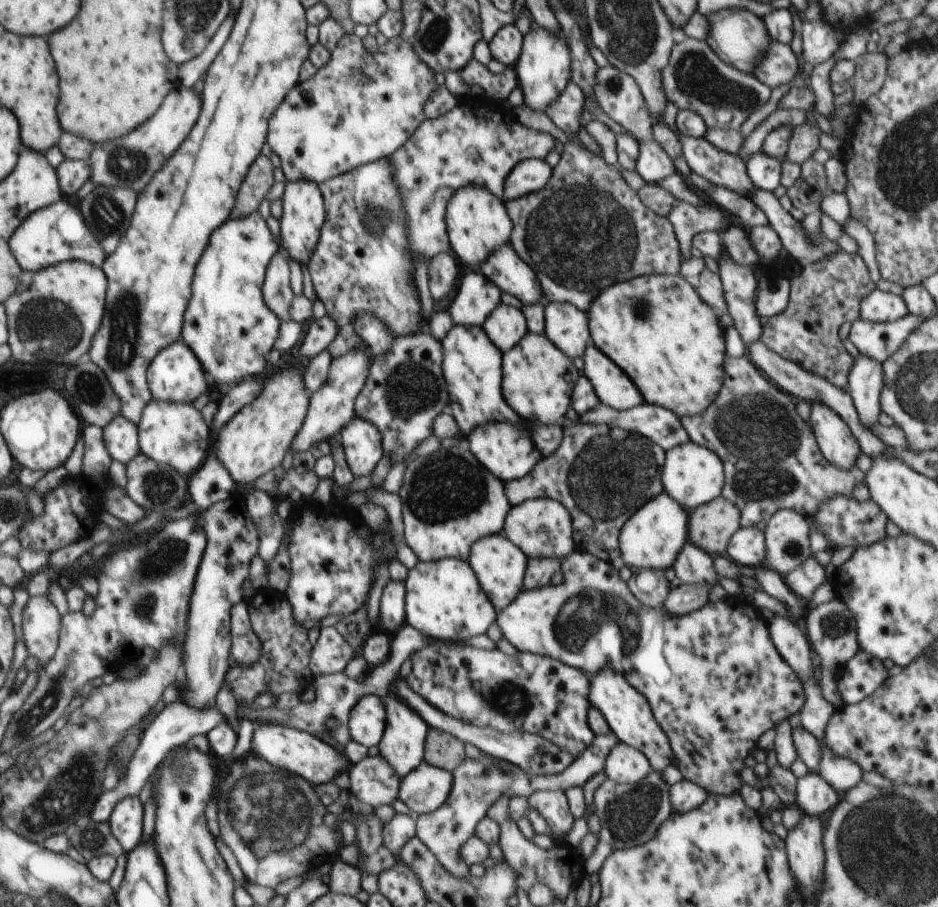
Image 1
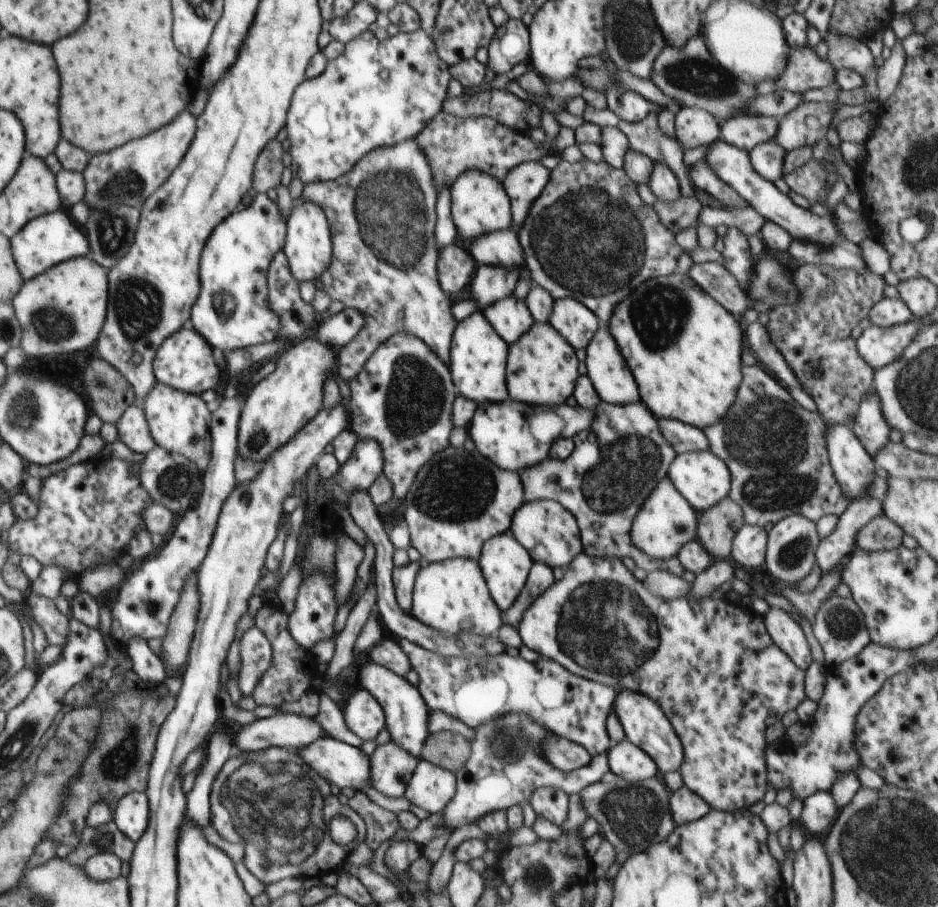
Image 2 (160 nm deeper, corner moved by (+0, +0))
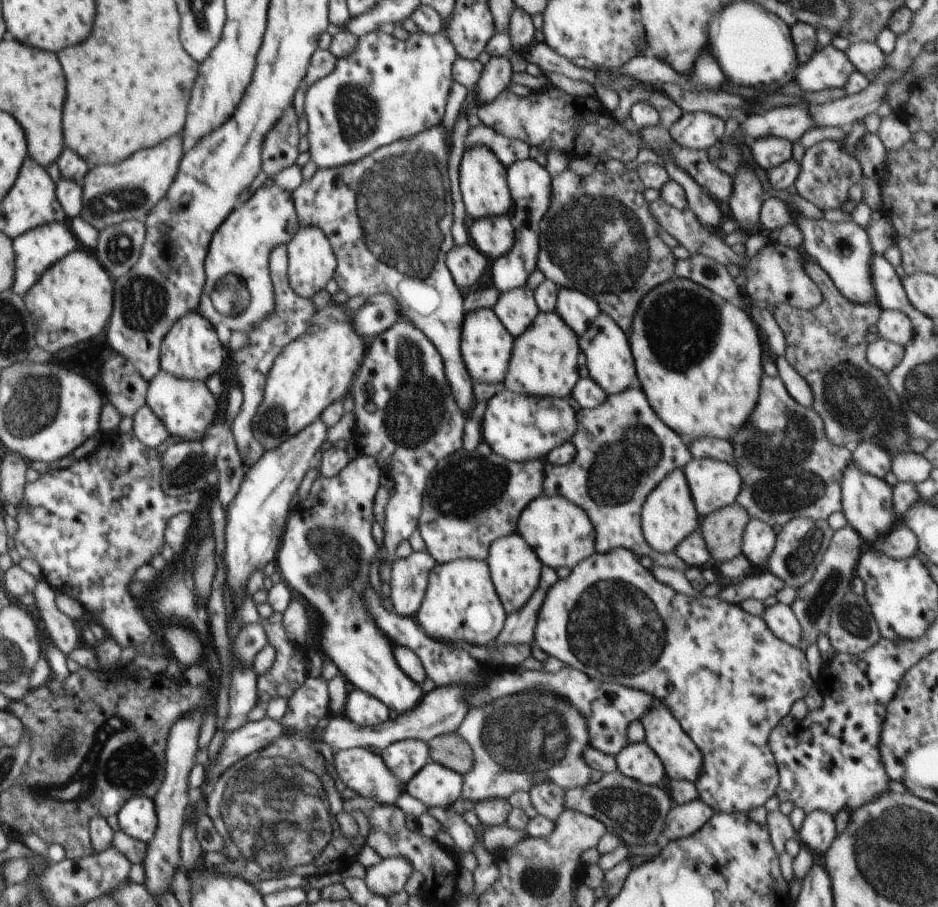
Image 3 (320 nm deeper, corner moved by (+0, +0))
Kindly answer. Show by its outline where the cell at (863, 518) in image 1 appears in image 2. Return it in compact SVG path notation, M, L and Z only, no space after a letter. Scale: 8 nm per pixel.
M884 513L873 518L860 529L856 548L865 551L889 551L902 545L905 532Z

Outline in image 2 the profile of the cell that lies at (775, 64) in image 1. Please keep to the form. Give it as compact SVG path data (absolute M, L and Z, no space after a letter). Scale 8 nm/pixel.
M811 47L792 50L783 75L775 82L778 89L802 95L807 90L836 84L833 64L823 60Z

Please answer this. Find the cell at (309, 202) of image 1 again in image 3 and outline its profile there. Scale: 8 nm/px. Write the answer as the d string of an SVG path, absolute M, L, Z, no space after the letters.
M300 227L287 244L287 257L289 285L297 295L308 300L326 288L326 283L333 278L337 268L337 260L330 241L318 227Z

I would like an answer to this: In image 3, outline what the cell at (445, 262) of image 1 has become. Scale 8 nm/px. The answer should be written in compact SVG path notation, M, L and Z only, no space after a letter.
M468 242L463 246L454 245L446 259L446 266L454 282L466 293L484 274L488 266L488 256L480 252L474 244Z

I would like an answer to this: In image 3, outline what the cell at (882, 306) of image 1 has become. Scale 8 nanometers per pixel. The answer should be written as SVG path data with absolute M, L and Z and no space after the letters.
M882 308L877 322L878 335L887 341L905 347L913 337L910 318L902 311Z

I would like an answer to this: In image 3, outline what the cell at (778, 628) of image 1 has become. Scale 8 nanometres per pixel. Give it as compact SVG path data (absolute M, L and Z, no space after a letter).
M778 602L773 606L766 607L761 617L774 633L774 636L794 647L798 647L802 631L791 605Z

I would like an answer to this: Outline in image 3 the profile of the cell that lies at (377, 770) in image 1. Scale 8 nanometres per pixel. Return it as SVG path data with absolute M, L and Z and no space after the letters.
M404 739L383 748L386 766L406 784L429 760L430 747L420 739Z

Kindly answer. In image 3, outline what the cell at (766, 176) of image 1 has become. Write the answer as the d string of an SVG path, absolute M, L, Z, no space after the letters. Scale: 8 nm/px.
M777 136L756 139L751 146L751 153L760 168L767 171L792 158L793 142Z

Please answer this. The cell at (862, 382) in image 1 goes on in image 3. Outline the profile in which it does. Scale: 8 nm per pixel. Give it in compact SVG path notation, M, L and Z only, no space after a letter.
M862 441L851 448L853 463L867 475L883 479L891 471L891 456L875 441Z

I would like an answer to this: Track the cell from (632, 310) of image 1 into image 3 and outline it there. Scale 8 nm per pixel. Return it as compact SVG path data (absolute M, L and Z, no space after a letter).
M674 276L670 281L663 282L660 286L654 287L652 291L644 296L644 300L638 305L633 318L633 327L629 336L631 351L635 360L635 369L637 377L640 379L641 387L647 396L649 405L654 409L662 422L669 426L674 432L677 432L686 441L695 441L704 437L724 439L732 441L735 433L743 424L749 420L759 402L761 392L761 380L766 374L765 367L762 364L762 344L763 339L757 324L751 316L740 307L736 308L734 304L728 302L725 298L717 295L706 287L700 286L688 279Z

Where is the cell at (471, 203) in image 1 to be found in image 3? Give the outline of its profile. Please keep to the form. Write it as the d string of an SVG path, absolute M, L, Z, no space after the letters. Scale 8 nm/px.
M477 144L465 149L459 167L459 183L468 218L506 215L511 207L511 196L506 180L507 167L486 145Z

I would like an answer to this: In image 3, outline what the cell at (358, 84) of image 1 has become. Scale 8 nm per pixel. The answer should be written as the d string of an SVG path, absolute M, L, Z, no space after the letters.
M380 28L365 34L359 38L357 47L352 54L347 57L340 57L337 60L334 70L324 78L321 78L318 82L315 82L307 91L304 111L306 112L306 118L308 120L308 140L310 143L309 153L311 159L317 164L318 168L334 168L344 166L345 164L358 162L361 158L364 158L367 154L374 152L381 146L388 146L390 143L397 140L409 139L416 136L418 133L424 132L429 128L438 126L441 124L444 118L445 108L447 107L447 100L449 92L454 82L453 77L453 64L458 58L459 54L456 52L452 41L444 34L444 32L429 35L426 33L420 34L412 33L408 40L396 39L393 35L387 34Z

